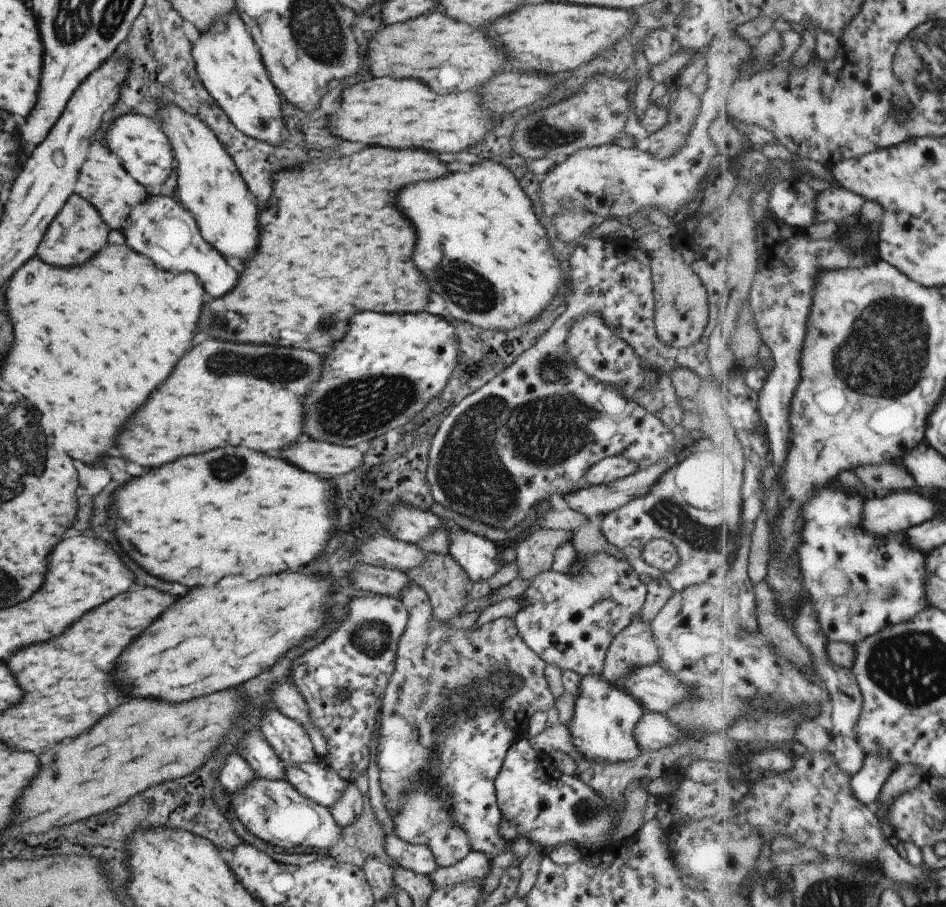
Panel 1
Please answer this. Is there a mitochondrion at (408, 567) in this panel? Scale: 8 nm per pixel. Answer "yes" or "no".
no

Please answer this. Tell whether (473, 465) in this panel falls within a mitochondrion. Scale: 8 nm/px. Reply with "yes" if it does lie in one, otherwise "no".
yes

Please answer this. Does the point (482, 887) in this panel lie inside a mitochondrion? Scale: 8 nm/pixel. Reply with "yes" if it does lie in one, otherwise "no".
no

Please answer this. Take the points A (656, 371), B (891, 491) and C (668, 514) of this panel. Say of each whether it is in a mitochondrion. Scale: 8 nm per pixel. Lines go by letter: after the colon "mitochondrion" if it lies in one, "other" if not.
A: other
B: other
C: mitochondrion

